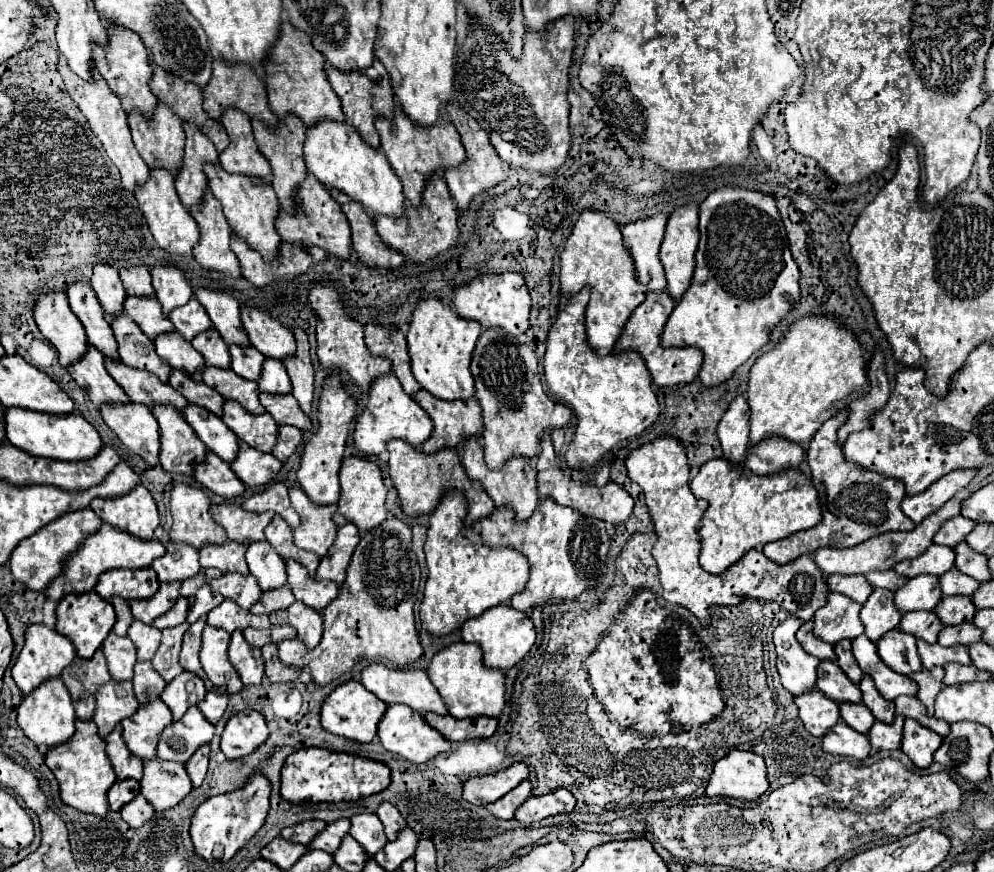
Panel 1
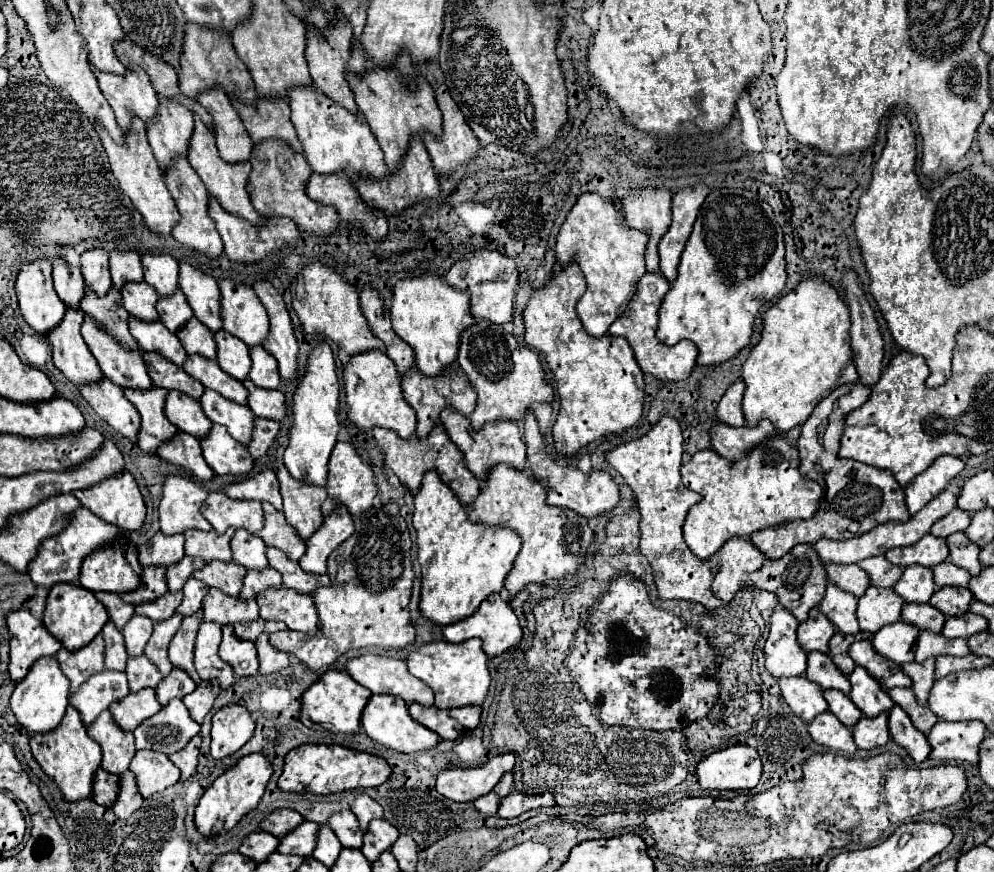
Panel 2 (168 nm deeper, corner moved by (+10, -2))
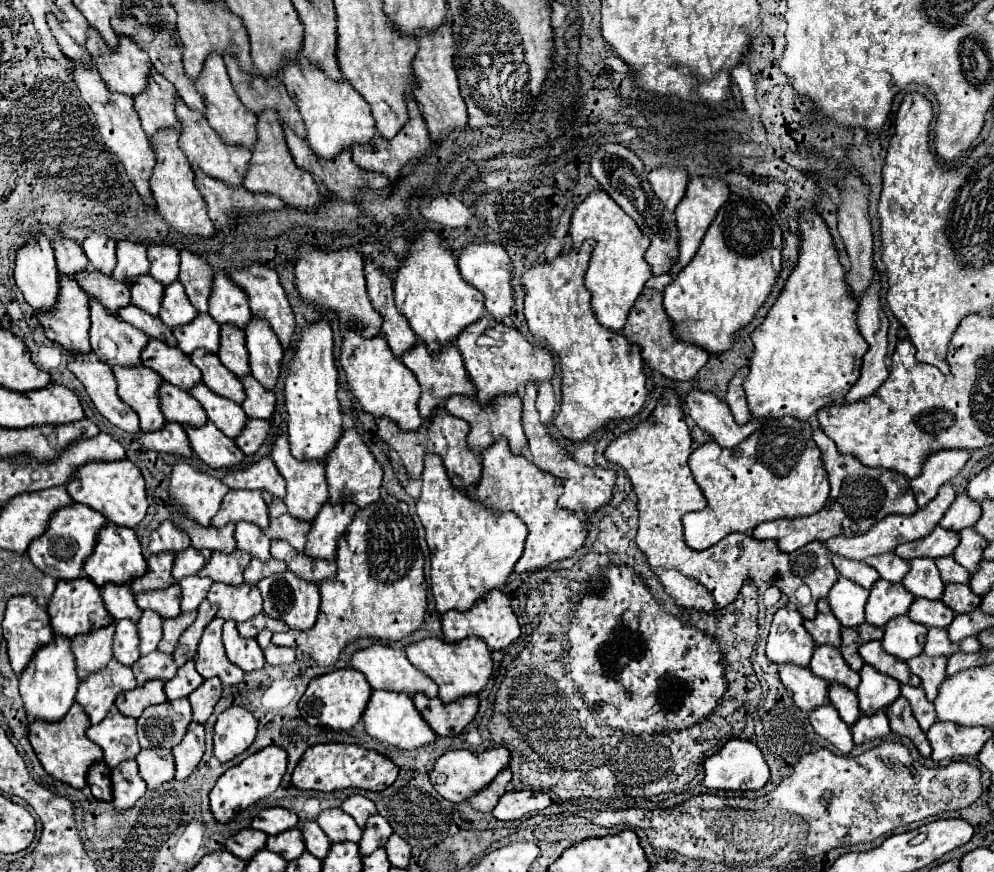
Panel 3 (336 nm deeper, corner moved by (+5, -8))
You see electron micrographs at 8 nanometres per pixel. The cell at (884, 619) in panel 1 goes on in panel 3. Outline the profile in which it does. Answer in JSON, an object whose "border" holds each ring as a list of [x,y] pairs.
{"border":[[[878,580],[866,602],[866,622],[874,626],[884,626],[890,618],[908,614],[914,596],[900,584],[900,582],[886,582]]]}

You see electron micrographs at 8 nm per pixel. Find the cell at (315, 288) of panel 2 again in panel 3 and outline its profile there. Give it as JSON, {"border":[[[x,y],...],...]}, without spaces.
{"border":[[[302,242],[298,248],[298,262],[296,262],[296,288],[304,300],[312,300],[320,308],[340,314],[346,328],[360,324],[364,326],[364,336],[380,334],[382,318],[368,298],[364,278],[364,258],[356,248],[348,246],[340,250],[320,250],[308,242]]]}

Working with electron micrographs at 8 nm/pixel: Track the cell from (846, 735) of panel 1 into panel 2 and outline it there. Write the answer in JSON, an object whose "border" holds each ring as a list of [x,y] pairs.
{"border":[[[823,712],[823,716],[817,716],[809,724],[809,734],[815,744],[821,744],[829,750],[843,752],[843,754],[855,754],[857,746],[853,742],[851,730],[839,722],[837,716],[831,712]]]}

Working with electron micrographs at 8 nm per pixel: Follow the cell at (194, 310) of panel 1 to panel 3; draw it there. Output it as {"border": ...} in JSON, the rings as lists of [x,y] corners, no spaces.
{"border":[[[172,282],[164,288],[162,308],[160,308],[160,320],[168,328],[184,326],[196,318],[196,308],[188,302],[188,296],[184,294],[184,286],[180,282]]]}

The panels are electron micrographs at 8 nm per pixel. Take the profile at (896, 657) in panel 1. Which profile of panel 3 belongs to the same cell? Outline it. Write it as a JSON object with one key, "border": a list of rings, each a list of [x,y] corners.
{"border":[[[908,616],[892,618],[884,626],[882,648],[900,660],[910,660],[924,650],[926,632],[926,626],[912,622]]]}

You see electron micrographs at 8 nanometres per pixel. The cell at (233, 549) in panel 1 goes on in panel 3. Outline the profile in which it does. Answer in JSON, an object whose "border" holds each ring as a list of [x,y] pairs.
{"border":[[[170,502],[170,518],[188,532],[192,546],[196,546],[196,550],[202,548],[210,548],[210,550],[224,550],[224,552],[232,552],[236,548],[236,540],[234,540],[234,524],[230,522],[228,526],[200,526],[198,522],[194,522],[192,518],[184,518],[184,514],[178,514],[178,510],[172,506]]]}

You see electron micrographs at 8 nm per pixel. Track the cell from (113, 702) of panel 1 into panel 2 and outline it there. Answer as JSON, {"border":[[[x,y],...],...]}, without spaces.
{"border":[[[103,670],[91,676],[73,696],[71,706],[79,710],[85,726],[91,726],[93,720],[117,700],[123,700],[129,694],[125,672]]]}

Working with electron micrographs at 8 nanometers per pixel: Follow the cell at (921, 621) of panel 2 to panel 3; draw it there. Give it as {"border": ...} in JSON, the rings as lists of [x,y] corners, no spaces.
{"border":[[[916,598],[908,610],[908,616],[924,626],[938,626],[938,628],[946,628],[952,618],[954,612],[942,602],[942,600],[928,600],[928,598]]]}

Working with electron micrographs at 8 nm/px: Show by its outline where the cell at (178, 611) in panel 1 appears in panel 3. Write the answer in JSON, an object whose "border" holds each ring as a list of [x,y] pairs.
{"border":[[[172,584],[164,590],[140,592],[140,594],[136,594],[136,604],[142,610],[150,608],[150,610],[164,614],[164,618],[172,618],[172,616],[180,614],[180,586]]]}

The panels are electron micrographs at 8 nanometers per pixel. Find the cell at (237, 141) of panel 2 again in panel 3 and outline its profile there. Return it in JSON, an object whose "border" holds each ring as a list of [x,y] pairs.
{"border":[[[216,52],[208,54],[208,60],[204,62],[200,76],[196,78],[196,90],[206,104],[208,124],[224,138],[224,142],[226,144],[242,144],[242,146],[252,148],[256,142],[256,114],[252,110],[248,110],[236,96],[236,92],[230,84],[228,72],[226,72],[226,64],[222,60],[222,54],[216,54]]]}

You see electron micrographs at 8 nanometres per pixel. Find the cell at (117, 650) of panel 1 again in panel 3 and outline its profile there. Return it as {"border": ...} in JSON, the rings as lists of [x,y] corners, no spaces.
{"border":[[[120,620],[116,622],[116,634],[114,634],[114,658],[124,664],[132,666],[140,658],[140,636],[138,628],[132,620]]]}

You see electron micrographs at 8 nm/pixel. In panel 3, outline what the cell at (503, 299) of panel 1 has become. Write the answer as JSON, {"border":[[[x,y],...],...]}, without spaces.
{"border":[[[472,242],[468,246],[464,246],[460,258],[458,258],[458,266],[460,266],[460,274],[466,282],[470,282],[474,288],[478,288],[484,298],[486,298],[486,310],[496,318],[502,320],[504,316],[510,314],[514,298],[512,298],[512,286],[510,286],[510,270],[512,270],[512,262],[508,252],[494,242]]]}

